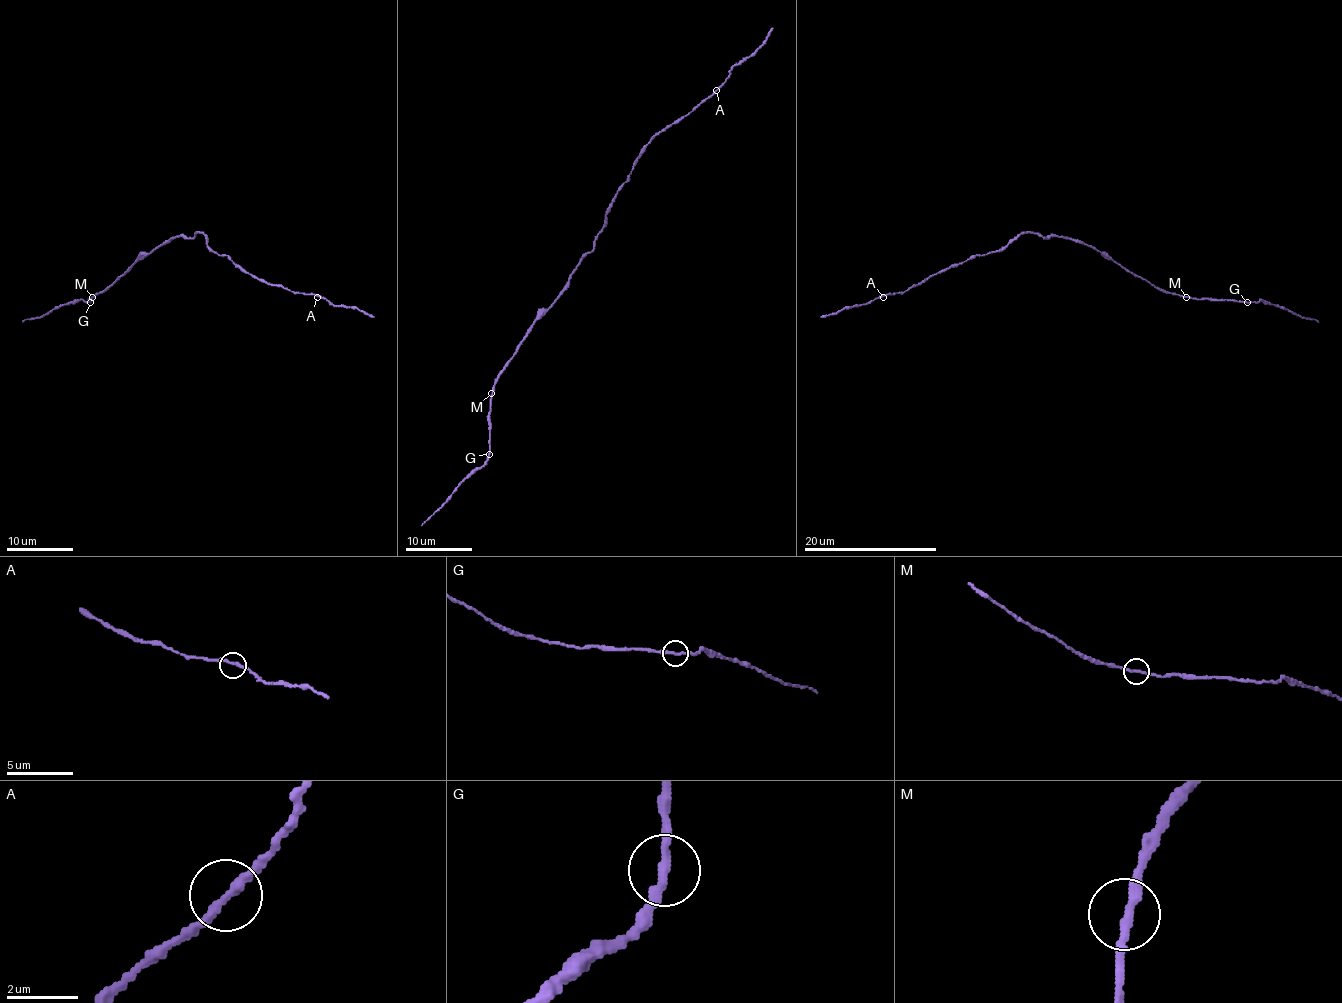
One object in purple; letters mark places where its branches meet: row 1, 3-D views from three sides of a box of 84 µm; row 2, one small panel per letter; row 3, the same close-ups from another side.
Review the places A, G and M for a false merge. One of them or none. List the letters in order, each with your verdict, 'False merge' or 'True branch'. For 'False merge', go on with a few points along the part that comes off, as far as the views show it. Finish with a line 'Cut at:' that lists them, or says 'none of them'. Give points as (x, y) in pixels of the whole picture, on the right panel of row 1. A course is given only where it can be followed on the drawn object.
A: True branch
G: True branch
M: True branch
Cut at: none of them

